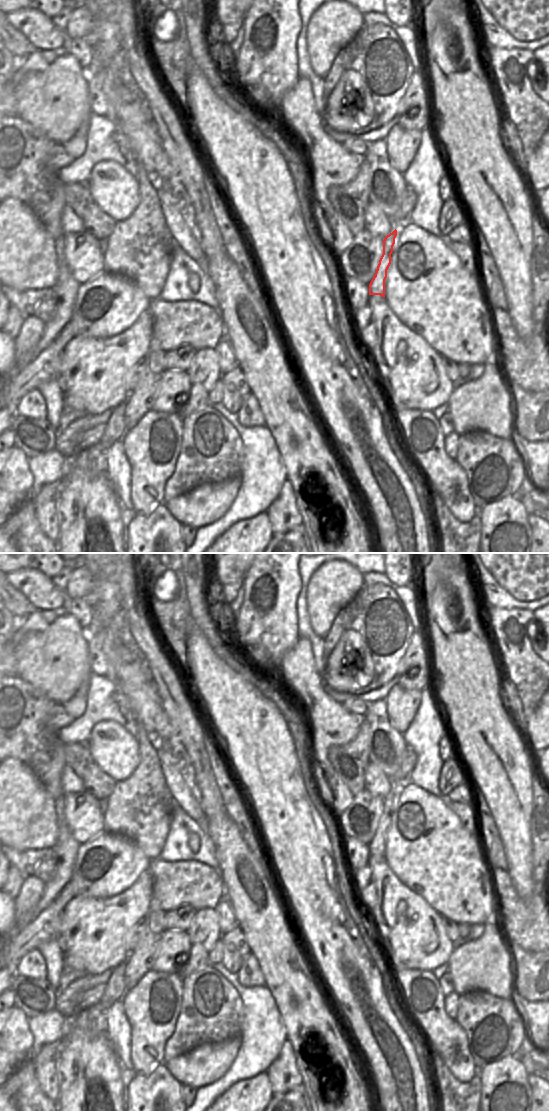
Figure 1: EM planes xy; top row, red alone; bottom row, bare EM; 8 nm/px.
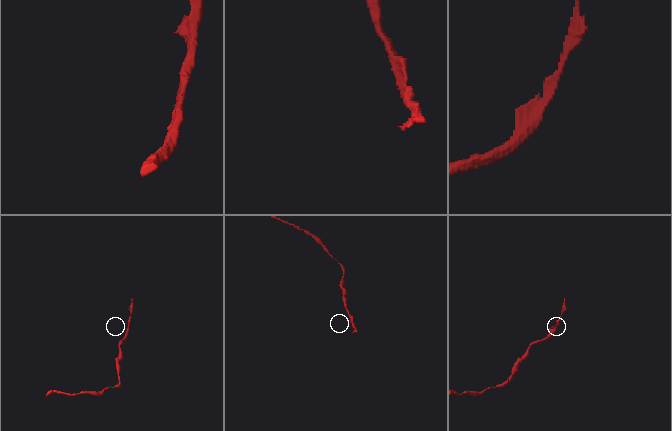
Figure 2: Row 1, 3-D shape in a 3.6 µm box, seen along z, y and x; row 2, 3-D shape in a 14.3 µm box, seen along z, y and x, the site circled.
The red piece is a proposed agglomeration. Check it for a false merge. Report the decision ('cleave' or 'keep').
keep

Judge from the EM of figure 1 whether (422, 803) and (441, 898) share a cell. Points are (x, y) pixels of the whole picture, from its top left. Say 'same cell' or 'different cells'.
same cell

